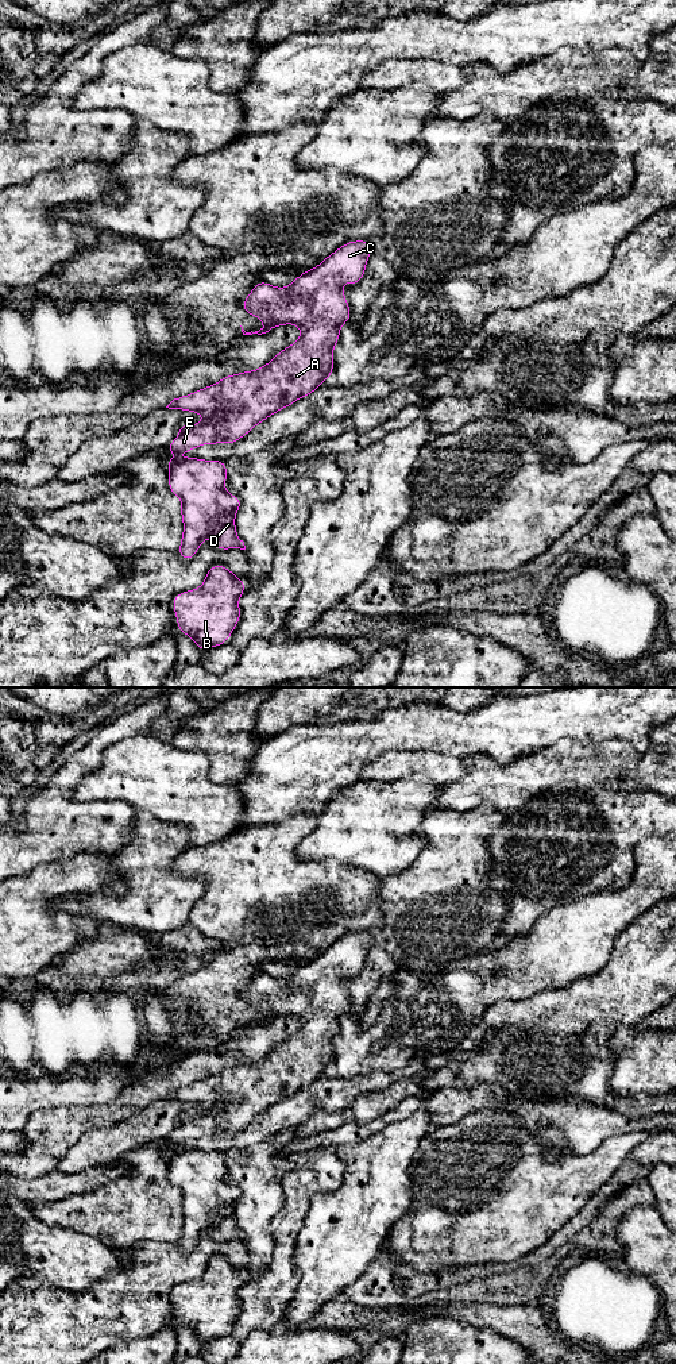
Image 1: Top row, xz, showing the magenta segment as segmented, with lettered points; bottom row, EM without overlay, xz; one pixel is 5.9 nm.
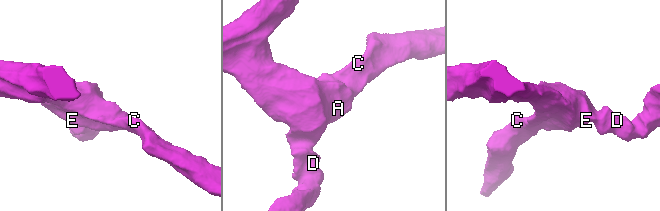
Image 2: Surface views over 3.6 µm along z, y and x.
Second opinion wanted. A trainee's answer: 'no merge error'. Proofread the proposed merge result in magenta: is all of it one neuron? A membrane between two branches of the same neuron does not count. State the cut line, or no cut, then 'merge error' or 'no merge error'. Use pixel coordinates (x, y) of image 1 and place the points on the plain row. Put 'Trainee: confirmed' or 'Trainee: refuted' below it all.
cut none; no merge error
Trainee: confirmed

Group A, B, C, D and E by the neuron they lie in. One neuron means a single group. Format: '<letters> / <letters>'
A B C D E

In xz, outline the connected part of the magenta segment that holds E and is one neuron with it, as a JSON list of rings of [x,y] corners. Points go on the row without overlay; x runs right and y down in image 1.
[[[367,932],[348,933],[324,949],[318,958],[300,966],[286,979],[281,980],[264,972],[255,976],[243,993],[242,1001],[259,1009],[264,1018],[255,1024],[246,1024],[242,1018],[243,1026],[262,1026],[278,1017],[297,1016],[301,1028],[258,1061],[223,1068],[217,1075],[174,1090],[166,1099],[201,1105],[205,1111],[196,1117],[182,1114],[179,1126],[166,1138],[167,1144],[178,1145],[212,1134],[235,1136],[271,1106],[317,1082],[322,1072],[333,1066],[333,1039],[340,1029],[340,1017],[351,1012],[343,975],[360,974],[372,936]]]

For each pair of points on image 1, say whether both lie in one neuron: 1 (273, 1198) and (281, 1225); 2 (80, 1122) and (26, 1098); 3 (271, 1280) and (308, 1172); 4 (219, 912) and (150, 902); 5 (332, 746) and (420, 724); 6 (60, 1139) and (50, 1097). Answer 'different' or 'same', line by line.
1: different
2: different
3: same
4: different
5: same
6: different

